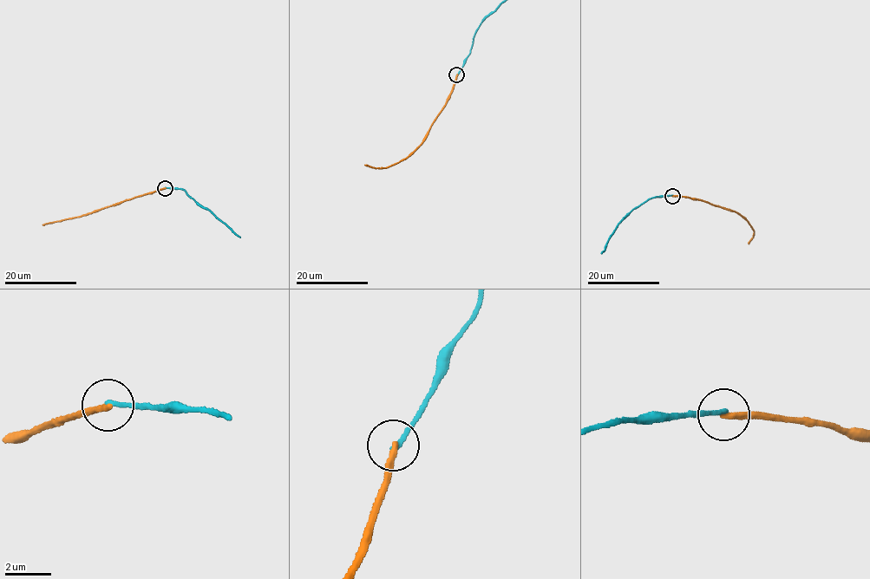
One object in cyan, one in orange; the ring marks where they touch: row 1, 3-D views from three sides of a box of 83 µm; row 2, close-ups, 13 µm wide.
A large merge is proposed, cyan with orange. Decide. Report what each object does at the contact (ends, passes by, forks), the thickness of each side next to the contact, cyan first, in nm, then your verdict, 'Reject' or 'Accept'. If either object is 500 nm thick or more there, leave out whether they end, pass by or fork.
At the ring cyan ends. At the ring orange ends. Thickness 200 nm (cyan) against 280 nm. Reject

